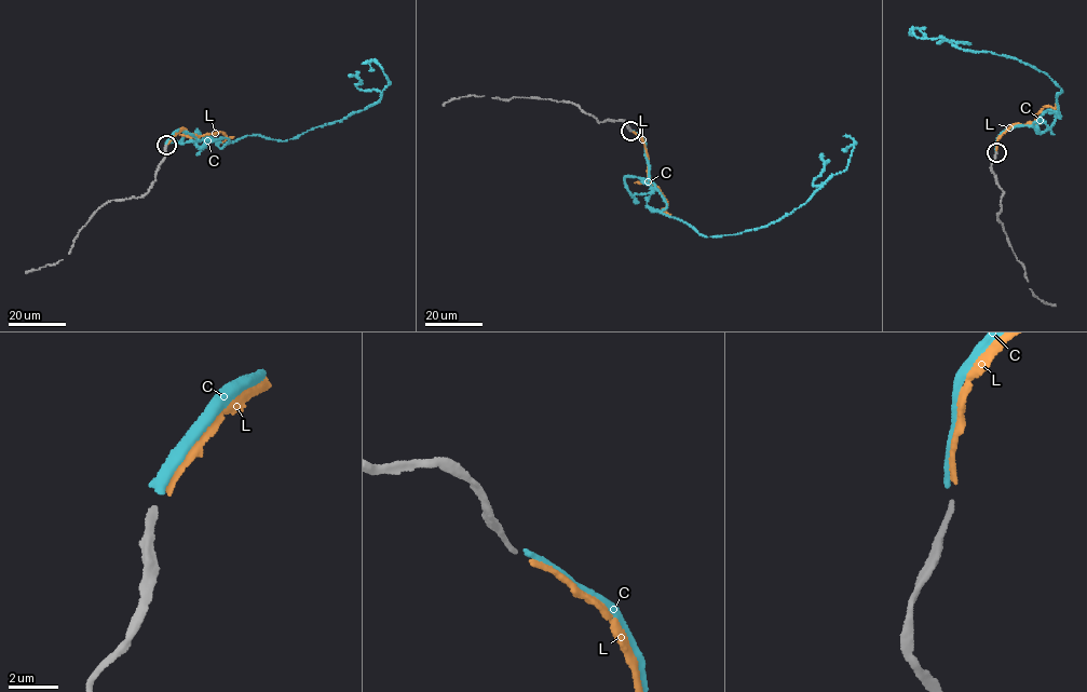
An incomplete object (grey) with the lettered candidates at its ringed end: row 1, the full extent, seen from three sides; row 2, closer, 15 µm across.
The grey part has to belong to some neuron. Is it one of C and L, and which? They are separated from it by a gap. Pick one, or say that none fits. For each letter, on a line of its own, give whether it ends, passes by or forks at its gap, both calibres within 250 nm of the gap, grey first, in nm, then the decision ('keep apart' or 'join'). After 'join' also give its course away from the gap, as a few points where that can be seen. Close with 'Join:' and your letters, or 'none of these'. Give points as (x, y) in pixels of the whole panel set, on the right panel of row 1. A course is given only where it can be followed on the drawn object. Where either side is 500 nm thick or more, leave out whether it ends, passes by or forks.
C: it ends there; 220 nm thick on the grey side, 280 nm on the other; keep apart
L: it ends there; 220 nm thick on the grey side, 240 nm on the other; join; it runs (996, 150), (1001, 136), (1014, 124), (1034, 122), (1046, 106), (1059, 113)
Join: L

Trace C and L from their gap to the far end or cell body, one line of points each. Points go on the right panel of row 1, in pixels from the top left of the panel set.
C: (995, 151), (1003, 133), (1058, 112), (1060, 87), (1010, 56), (963, 50), (925, 35)
L: (996, 150), (1001, 136), (1014, 124), (1034, 122), (1046, 106), (1059, 113)

